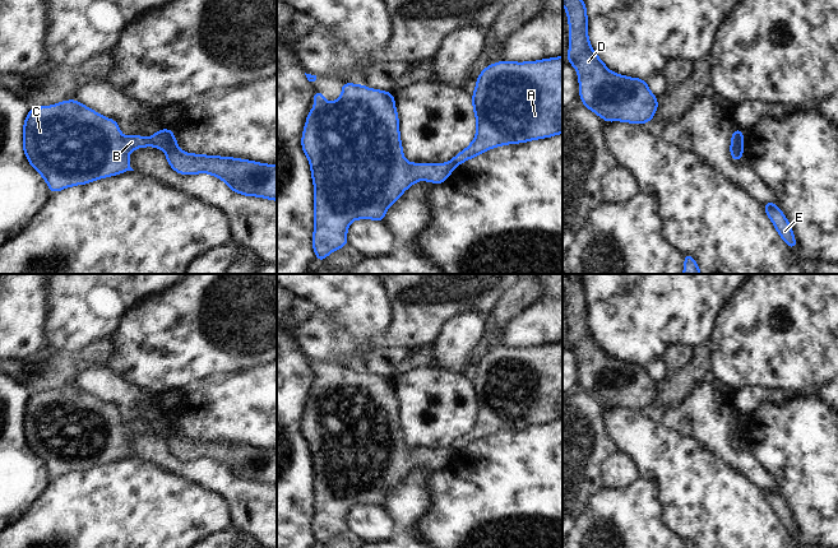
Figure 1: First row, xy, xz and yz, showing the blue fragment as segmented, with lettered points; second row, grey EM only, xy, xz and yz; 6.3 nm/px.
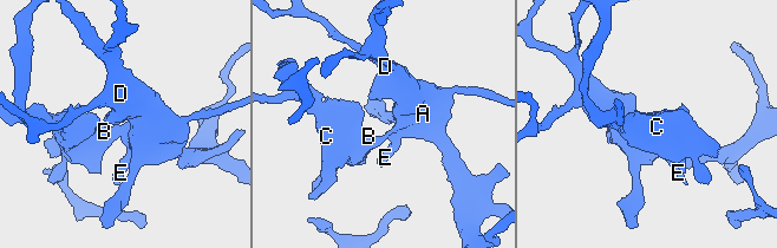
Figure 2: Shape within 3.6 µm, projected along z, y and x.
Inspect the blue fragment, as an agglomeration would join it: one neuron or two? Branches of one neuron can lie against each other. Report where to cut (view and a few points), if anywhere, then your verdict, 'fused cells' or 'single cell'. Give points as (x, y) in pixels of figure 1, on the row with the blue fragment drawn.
cut in yz along (737, 129), (737, 147), (741, 151); fused cells

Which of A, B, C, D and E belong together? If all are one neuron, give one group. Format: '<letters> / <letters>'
A D E / B C

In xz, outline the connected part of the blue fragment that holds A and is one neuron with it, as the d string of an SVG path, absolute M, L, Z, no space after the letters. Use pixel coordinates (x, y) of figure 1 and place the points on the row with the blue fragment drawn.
M562 56L540 61L499 61L485 68L471 97L477 130L474 140L452 159L454 167L491 148L551 138L562 133Z

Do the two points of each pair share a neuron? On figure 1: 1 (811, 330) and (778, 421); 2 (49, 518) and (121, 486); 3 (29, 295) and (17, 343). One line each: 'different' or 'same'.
1: different
2: same
3: same

